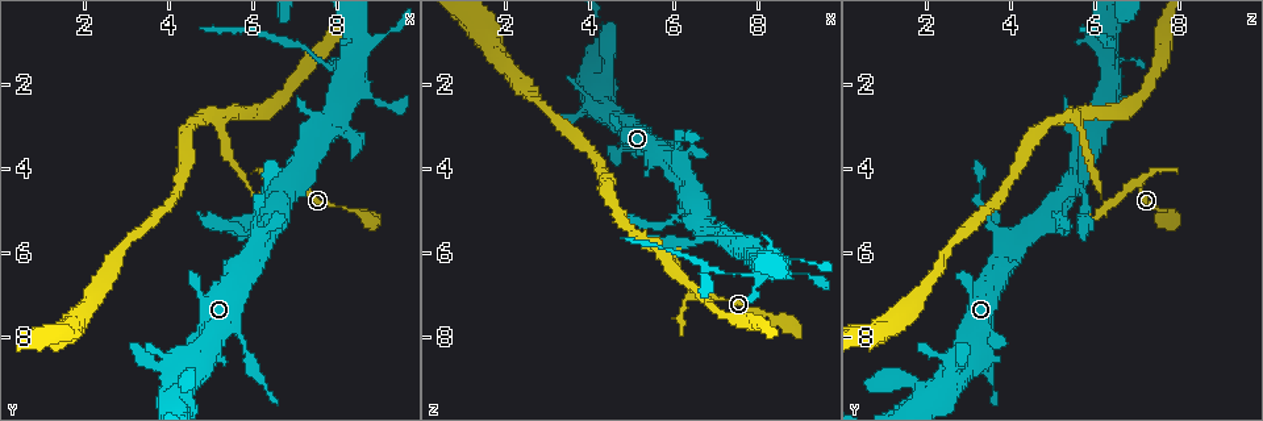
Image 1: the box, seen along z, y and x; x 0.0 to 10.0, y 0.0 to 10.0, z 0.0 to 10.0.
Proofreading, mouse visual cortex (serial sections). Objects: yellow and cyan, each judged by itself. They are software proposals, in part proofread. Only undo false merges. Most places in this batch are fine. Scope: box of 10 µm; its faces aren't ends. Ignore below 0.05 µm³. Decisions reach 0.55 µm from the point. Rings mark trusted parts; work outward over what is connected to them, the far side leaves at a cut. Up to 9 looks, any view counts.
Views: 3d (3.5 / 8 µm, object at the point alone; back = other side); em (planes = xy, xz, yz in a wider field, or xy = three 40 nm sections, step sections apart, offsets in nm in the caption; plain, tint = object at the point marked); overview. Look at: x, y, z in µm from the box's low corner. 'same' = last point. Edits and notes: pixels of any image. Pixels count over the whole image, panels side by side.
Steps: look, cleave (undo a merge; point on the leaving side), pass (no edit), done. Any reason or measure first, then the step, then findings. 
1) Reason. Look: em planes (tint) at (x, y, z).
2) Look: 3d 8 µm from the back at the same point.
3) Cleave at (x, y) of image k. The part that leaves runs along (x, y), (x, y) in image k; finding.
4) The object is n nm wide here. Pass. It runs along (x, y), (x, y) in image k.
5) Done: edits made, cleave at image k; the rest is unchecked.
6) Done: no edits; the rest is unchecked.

Look: 3d 8 µm at (7.95, 1.70, 6.55).

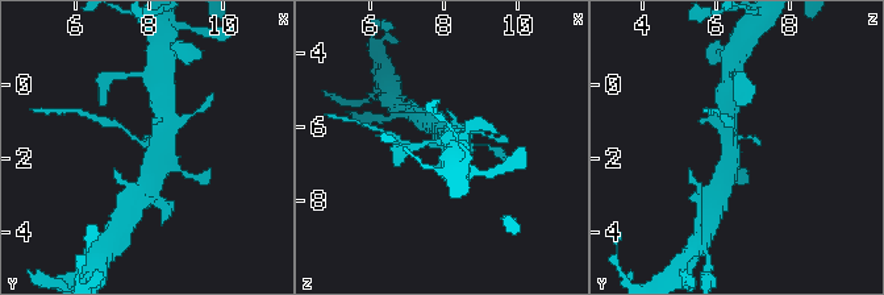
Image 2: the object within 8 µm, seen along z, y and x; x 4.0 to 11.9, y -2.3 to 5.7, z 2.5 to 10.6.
Closer look. Look: 3d 3.5 µm at the same point.

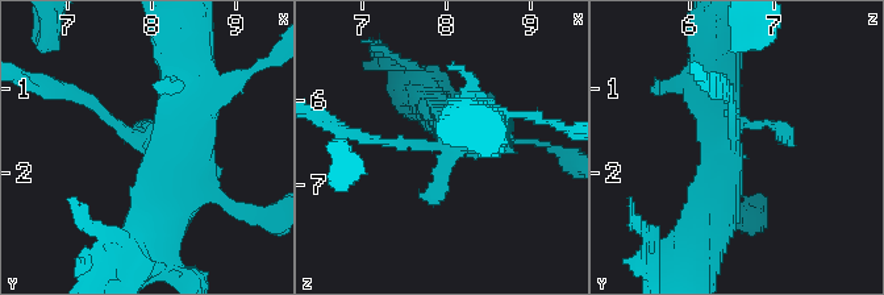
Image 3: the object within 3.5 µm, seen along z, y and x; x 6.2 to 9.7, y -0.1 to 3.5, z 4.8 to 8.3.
Pass. It runs along (158, 220), (162, 156), (74, 95) in image 3; all the same cell.

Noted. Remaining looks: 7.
Sudden change in width. Look: 3d 3.5 µm at (6.05, 5.10, 3.35).

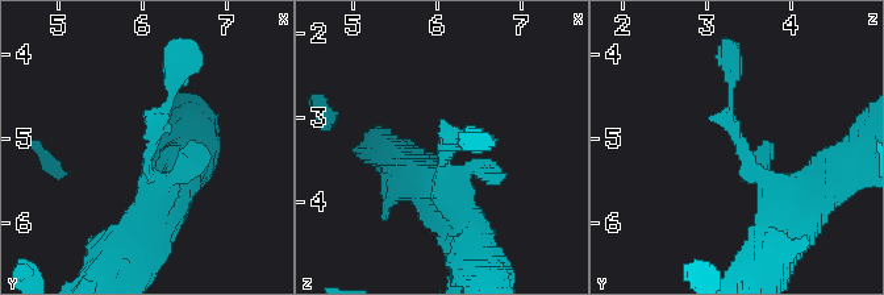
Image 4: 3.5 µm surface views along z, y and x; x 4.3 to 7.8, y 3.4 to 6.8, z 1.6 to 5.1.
Look: em xy step 5 (tint) at (6.10, 5.10, 3.40).

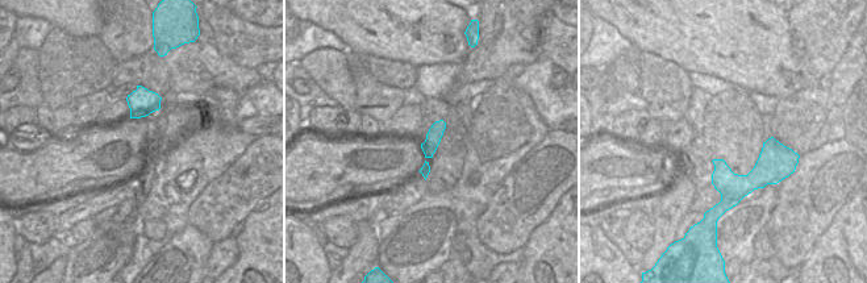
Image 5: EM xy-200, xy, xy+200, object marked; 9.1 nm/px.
Pass. It runs along (796, 221), (729, 120), (732, 63) in image 4; one cell here.

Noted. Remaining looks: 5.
Sudden change in width. Look: 3d 3.5 µm at (4.05, 9.25, 2.20).

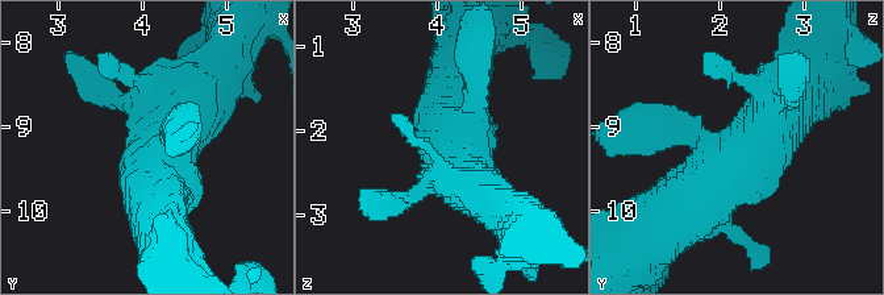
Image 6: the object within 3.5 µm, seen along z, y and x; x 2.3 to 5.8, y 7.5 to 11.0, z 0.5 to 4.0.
Shape alone is not enough. Look: em xy step 3 (tint) at (4.10, 9.30, 2.25).

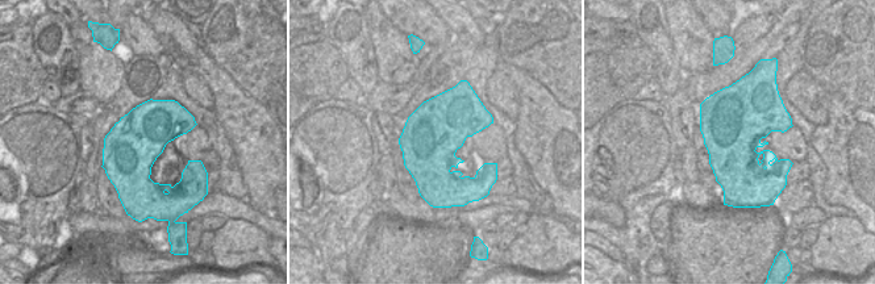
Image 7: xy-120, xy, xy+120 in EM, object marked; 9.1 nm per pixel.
Pass. It runs along (805, 74), (762, 131), (697, 195) in image 6; continuous, no second cell.

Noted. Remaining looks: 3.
Abrupt turn. Look: 3d 3.5 µm at (6.20, 4.80, 6.30).

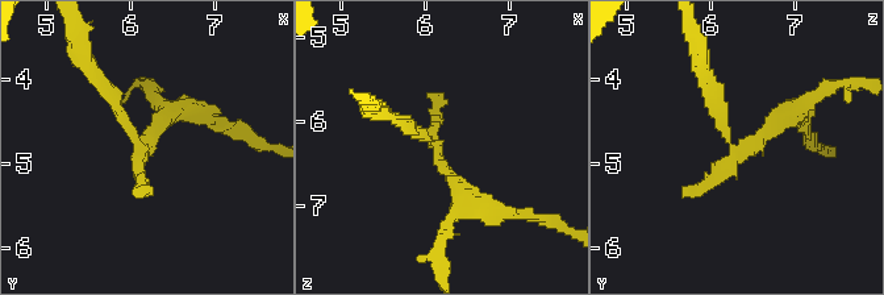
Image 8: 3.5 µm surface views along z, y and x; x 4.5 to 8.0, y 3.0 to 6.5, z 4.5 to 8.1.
Look: em xy step 3 (tint) at (6.15, 4.80, 6.30).

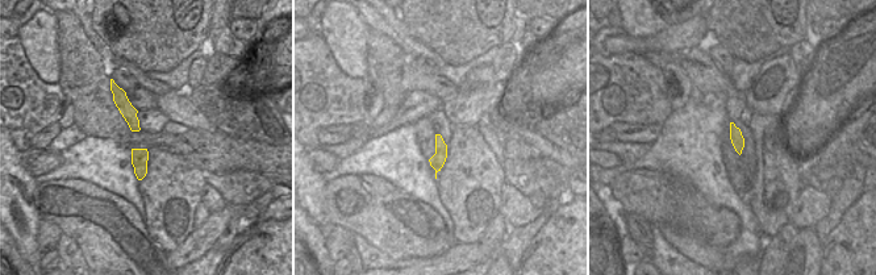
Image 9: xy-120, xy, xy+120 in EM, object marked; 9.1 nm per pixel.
Pass. One cell here.

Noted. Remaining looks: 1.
Done: no edits; the rest is unchecked.

